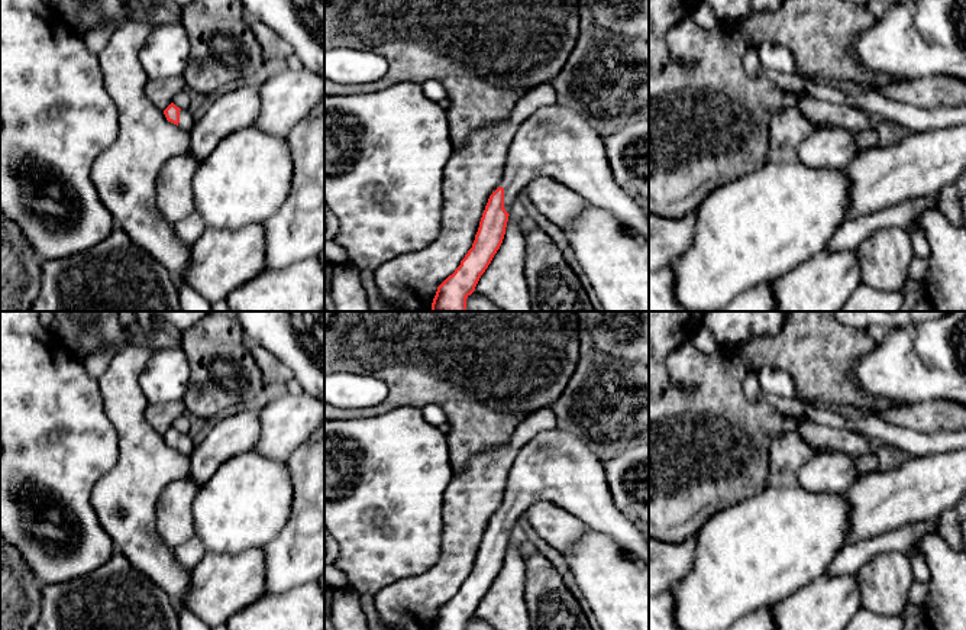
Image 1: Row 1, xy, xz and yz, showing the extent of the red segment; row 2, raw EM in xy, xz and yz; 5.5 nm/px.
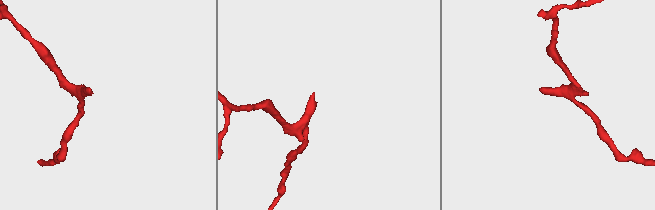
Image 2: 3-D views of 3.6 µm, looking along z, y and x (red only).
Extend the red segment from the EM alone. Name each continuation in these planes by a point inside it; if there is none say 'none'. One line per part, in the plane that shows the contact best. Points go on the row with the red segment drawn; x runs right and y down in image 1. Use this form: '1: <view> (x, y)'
1: xz (555, 141)

